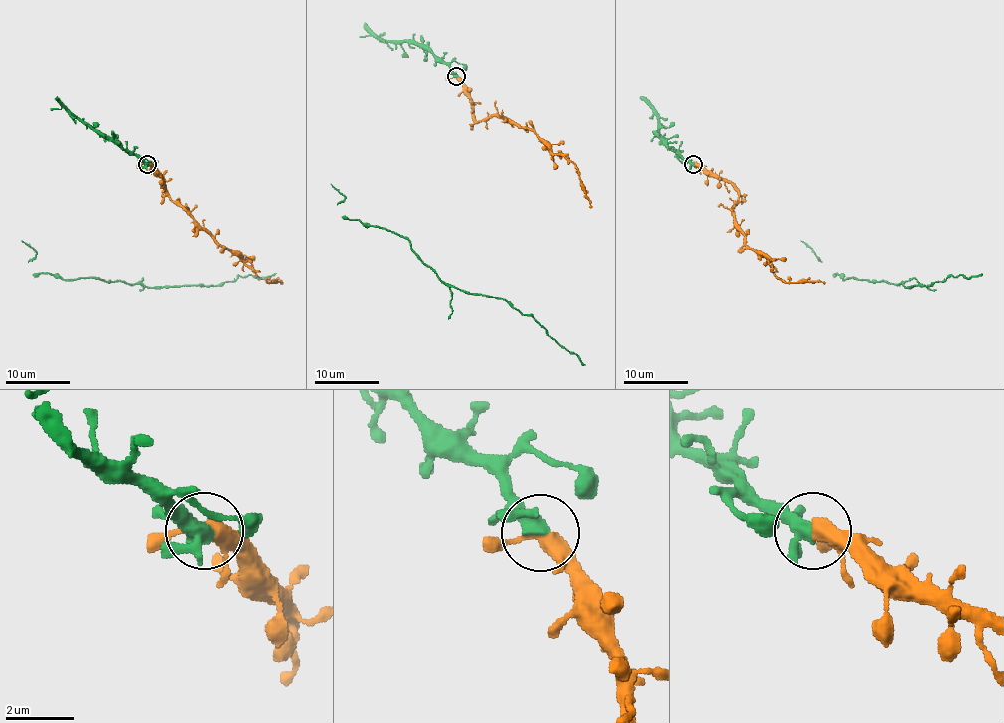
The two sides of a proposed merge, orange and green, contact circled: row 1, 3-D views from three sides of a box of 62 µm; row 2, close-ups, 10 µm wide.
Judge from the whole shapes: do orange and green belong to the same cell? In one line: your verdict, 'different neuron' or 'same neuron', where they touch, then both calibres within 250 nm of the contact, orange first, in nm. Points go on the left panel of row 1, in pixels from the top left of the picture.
same neuron; at (147, 164); 360 nm thick on the orange side, 360 nm on the other

